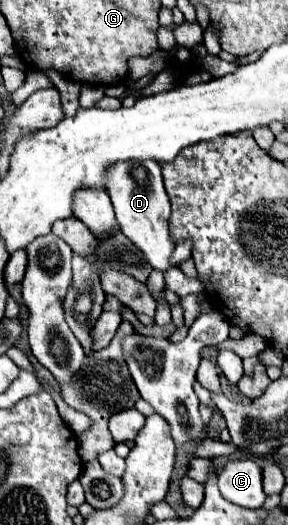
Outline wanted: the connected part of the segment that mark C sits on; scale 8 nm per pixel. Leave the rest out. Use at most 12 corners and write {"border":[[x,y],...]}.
{"border":[[234,459],[218,475],[224,499],[260,509],[262,469]]}

